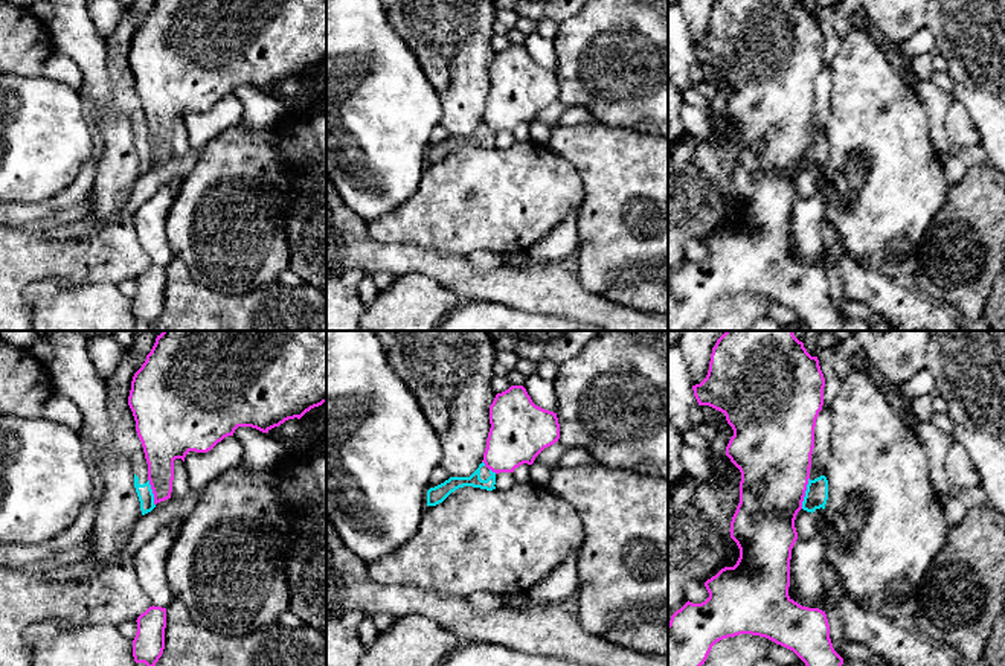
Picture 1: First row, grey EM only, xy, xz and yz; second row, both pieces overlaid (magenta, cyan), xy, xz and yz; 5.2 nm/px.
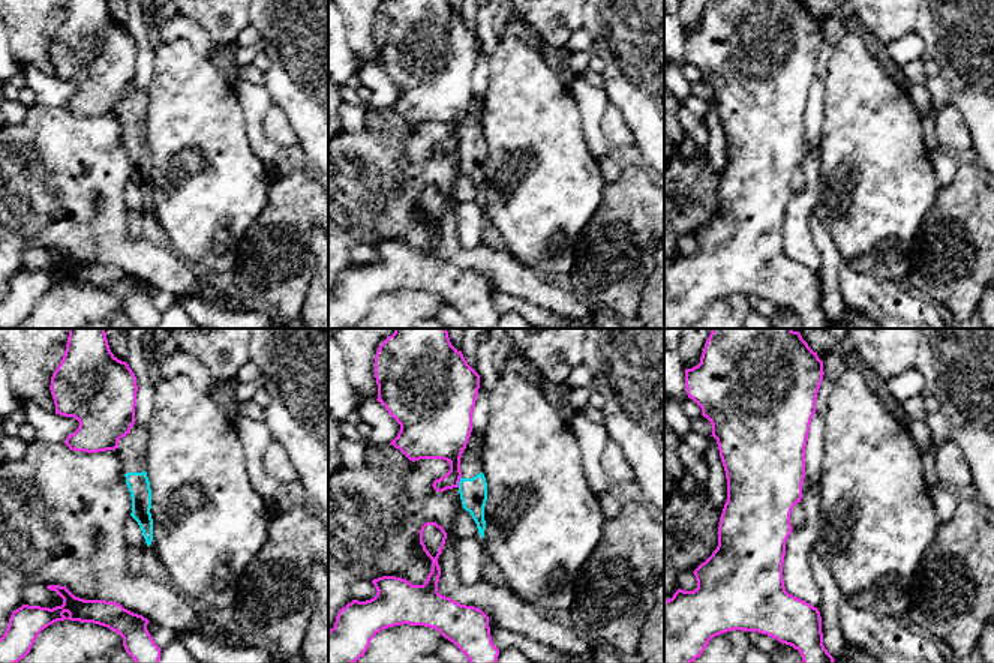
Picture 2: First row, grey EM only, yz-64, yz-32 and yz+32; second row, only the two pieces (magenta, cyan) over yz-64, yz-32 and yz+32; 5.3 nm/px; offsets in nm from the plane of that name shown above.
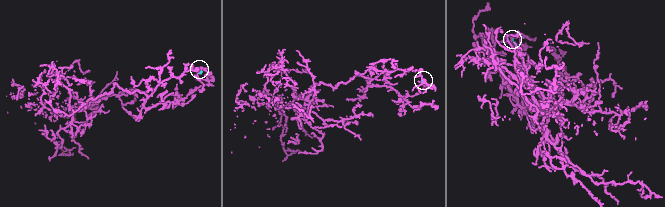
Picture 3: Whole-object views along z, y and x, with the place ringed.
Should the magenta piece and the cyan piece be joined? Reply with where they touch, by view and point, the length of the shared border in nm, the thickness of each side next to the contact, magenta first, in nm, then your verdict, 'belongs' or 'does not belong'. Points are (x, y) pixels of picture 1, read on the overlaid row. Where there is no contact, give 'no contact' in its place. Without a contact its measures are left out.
meets magenta in yz at (804, 493); contact 170 nm long; 400 nm thick on the magenta side, 120 nm on the other; does not belong

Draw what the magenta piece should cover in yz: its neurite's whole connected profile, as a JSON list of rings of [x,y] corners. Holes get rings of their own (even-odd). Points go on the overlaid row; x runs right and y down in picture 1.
[[[726,331],[712,347],[706,378],[692,386],[698,405],[709,405],[726,416],[734,430],[726,456],[740,469],[740,503],[730,521],[730,538],[740,549],[734,567],[721,568],[705,582],[709,597],[702,604],[686,602],[668,623],[668,666],[702,666],[712,646],[727,637],[752,634],[766,637],[793,651],[805,666],[842,666],[834,651],[825,611],[802,607],[788,596],[791,549],[798,540],[795,520],[802,509],[814,427],[824,405],[825,378],[817,357],[811,357],[793,331]]]

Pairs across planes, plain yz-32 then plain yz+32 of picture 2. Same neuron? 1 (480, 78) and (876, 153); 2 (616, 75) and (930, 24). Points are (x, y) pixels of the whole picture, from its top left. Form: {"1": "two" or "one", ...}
{"1": "two", "2": "one"}

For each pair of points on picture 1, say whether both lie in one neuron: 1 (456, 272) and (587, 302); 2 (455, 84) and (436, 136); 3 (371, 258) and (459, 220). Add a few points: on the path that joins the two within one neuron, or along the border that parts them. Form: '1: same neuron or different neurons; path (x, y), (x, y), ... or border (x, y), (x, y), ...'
1: same neuron; path (488, 285), (555, 290)
2: different neurons; border (439, 124), (450, 134)
3: different neurons; border (371, 233), (386, 243), (409, 243), (439, 253)

